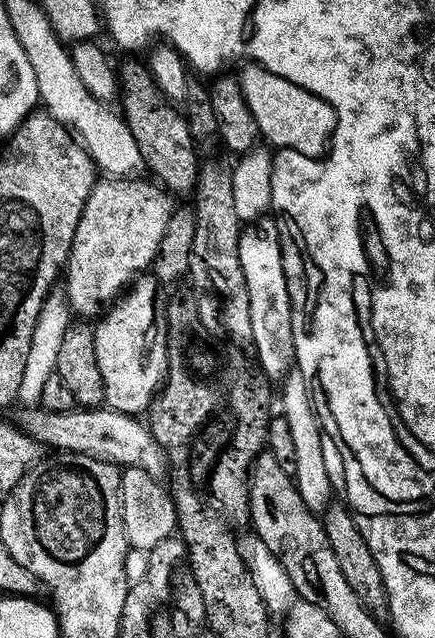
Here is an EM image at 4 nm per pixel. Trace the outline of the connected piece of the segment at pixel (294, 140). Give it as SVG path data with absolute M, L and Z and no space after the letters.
M248 66L244 73L239 73L240 88L244 91L246 106L256 123L257 133L269 140L267 143L273 149L292 148L307 156L323 157L330 147L332 133L336 131L336 111L321 96L315 96L310 90L298 86L281 76L275 76L272 72L259 66Z

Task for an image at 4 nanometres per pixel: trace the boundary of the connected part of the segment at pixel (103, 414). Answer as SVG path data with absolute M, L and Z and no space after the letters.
M28 406L23 411L20 420L18 419L19 427L41 446L49 444L52 450L81 452L117 466L144 468L153 474L165 471L166 457L160 443L153 438L151 427L135 415L115 412L107 406L77 407L70 412L48 412L43 406Z

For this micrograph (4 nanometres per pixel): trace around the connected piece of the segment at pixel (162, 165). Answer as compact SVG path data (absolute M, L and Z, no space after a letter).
M128 58L118 68L118 92L124 96L122 115L130 134L134 134L134 142L138 142L138 150L144 159L144 168L152 171L157 181L173 197L179 198L195 193L196 177L200 175L201 165L196 164L197 145L194 143L185 113L160 92L155 79L149 72L147 63Z

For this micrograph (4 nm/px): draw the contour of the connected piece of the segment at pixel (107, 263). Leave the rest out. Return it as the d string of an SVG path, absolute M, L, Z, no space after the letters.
M97 179L86 198L66 265L66 299L69 309L80 315L77 317L99 317L137 276L151 269L158 254L174 200L159 183L147 184L140 179Z

